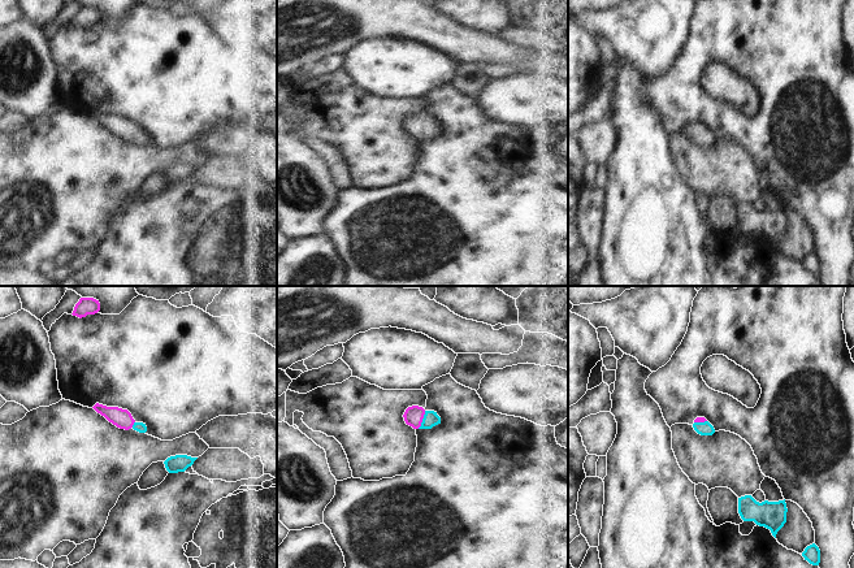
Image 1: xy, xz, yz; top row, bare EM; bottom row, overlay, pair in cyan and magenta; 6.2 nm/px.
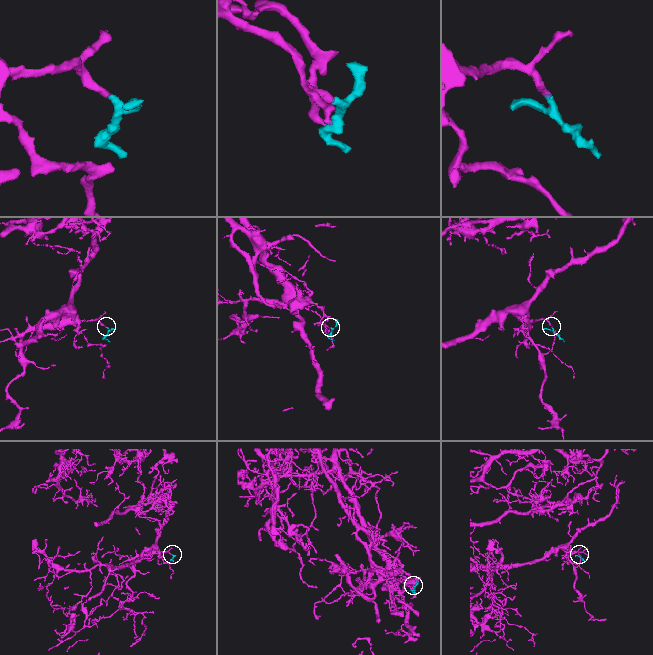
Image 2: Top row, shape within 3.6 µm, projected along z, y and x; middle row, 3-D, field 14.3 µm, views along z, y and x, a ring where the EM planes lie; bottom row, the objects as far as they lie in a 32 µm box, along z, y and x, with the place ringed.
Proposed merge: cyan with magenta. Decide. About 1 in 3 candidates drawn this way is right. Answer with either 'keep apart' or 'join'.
join

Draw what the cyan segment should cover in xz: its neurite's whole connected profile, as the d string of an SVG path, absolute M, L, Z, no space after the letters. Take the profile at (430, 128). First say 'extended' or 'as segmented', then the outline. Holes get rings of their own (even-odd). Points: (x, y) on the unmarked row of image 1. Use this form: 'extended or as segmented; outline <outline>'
extended; outline M408 116L403 123L407 134L413 138L432 138L441 133L441 126L434 120L425 120L422 116Z

